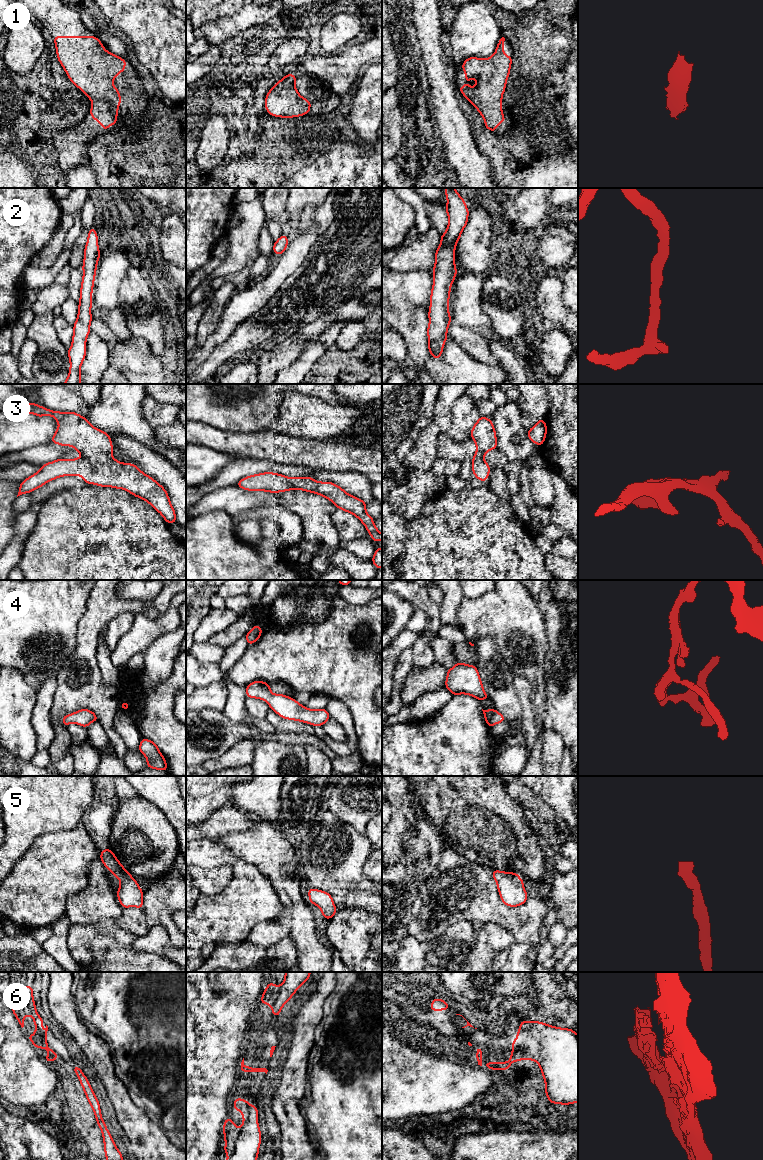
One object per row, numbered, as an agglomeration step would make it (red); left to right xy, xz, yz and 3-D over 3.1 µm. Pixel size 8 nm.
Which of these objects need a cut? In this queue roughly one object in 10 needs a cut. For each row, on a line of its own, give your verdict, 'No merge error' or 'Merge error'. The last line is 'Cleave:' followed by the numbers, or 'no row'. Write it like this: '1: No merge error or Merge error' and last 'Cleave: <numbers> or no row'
1: No merge error
2: No merge error
3: No merge error
4: No merge error
5: No merge error
6: No merge error
Cleave: no row

